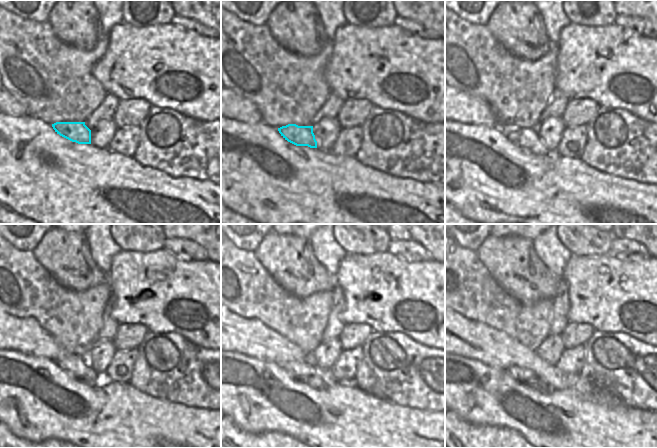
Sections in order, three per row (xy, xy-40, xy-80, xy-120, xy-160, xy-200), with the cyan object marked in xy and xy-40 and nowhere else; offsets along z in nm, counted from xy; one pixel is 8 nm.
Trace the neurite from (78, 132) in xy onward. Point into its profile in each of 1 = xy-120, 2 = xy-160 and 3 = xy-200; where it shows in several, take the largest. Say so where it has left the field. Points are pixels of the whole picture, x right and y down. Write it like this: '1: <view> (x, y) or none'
1: xy-120 (77, 366)
2: xy-160 (306, 372)
3: xy-200 (527, 377)

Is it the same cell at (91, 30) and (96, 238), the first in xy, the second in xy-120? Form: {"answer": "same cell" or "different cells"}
{"answer": "different cells"}

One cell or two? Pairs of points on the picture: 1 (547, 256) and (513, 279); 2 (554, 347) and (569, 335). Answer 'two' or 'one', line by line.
1: two
2: two

